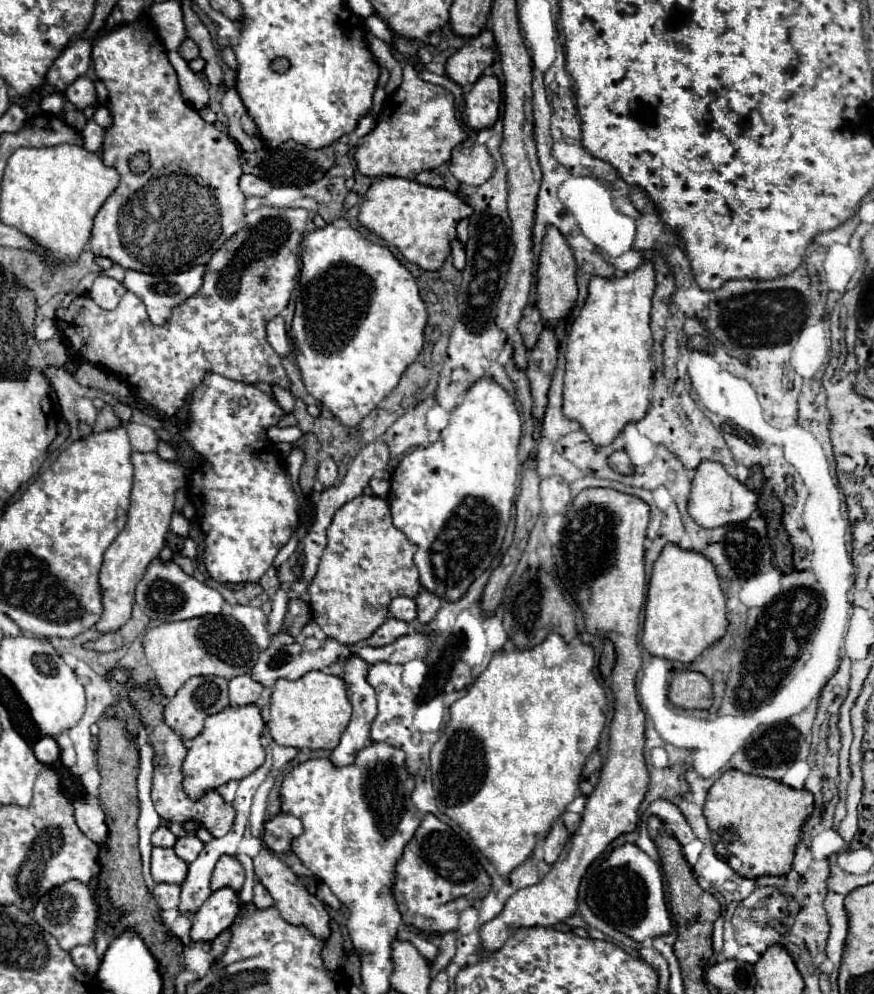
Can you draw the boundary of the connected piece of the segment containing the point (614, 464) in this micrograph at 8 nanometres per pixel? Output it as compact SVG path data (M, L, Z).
M623 450L613 452L613 454L607 458L607 462L609 462L609 466L611 466L615 472L619 472L619 474L631 474L629 456L627 456Z

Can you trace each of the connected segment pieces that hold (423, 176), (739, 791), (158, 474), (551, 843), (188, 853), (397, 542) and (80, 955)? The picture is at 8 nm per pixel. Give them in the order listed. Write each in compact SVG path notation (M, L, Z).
M421 172L417 176L417 182L425 184L425 186L437 186L437 188L443 186L443 178L437 172Z
M727 770L711 786L705 802L705 818L715 852L745 878L789 874L801 826L811 814L813 794L809 790L795 790L779 780L739 770Z
M133 452L131 462L135 466L135 478L131 490L131 506L127 512L127 524L123 532L107 548L99 574L99 586L103 594L103 614L95 624L95 630L99 634L117 632L123 624L131 620L131 608L135 604L135 588L143 578L143 574L147 572L149 564L159 556L161 548L165 546L165 536L169 532L169 522L173 514L175 492L187 484L189 476L189 468L165 462L157 454Z
M561 822L553 824L553 828L549 830L549 834L545 838L545 844L543 844L543 848L545 848L545 862L549 866L553 866L557 862L559 854L563 852L563 848L567 844L567 838L569 838L569 834L567 834L565 826Z
M187 834L187 836L177 840L173 850L179 858L183 858L187 864L191 864L199 856L199 852L203 850L203 842L195 834Z
M357 496L341 506L331 526L327 528L327 548L321 556L319 570L309 586L309 606L313 610L315 624L329 636L343 644L355 644L359 640L367 640L389 616L389 604L397 596L415 598L421 590L419 572L413 562L417 546L409 542L409 538L393 526L389 502L379 496Z
M87 944L87 946L75 946L71 950L71 958L73 962L79 966L79 970L83 970L85 974L95 974L95 970L99 968L99 956L95 950L95 944Z

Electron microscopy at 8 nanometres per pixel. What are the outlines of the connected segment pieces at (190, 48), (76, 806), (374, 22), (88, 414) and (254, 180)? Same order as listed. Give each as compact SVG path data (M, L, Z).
M189 38L183 42L183 46L179 46L179 56L181 58L185 58L187 62L189 60L195 60L195 58L199 58L199 48L195 46L195 42L191 42Z
M85 794L81 798L75 798L73 802L73 816L79 826L79 830L93 842L103 844L107 840L107 826L105 826L105 814L99 806L99 800L91 794Z
M371 14L371 16L365 20L365 26L367 26L367 32L371 32L373 36L377 36L377 38L385 40L387 44L391 44L393 34L391 34L391 30L387 28L387 24L385 24L381 18L377 18L375 14Z
M79 398L77 400L77 416L79 416L79 420L87 422L89 426L95 424L97 410L95 410L95 406L93 406L93 402L89 398Z
M243 174L241 180L239 180L239 186L241 186L241 190L243 190L243 194L247 198L251 198L251 196L267 196L271 192L269 182L265 182L265 180L257 178L257 176L251 176L251 174Z

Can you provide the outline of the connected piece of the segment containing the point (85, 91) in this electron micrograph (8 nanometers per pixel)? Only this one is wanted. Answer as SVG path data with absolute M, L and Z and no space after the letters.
M85 76L77 78L71 86L67 86L67 90L63 94L65 94L65 100L69 100L79 110L85 110L87 106L91 106L95 102L95 86Z

